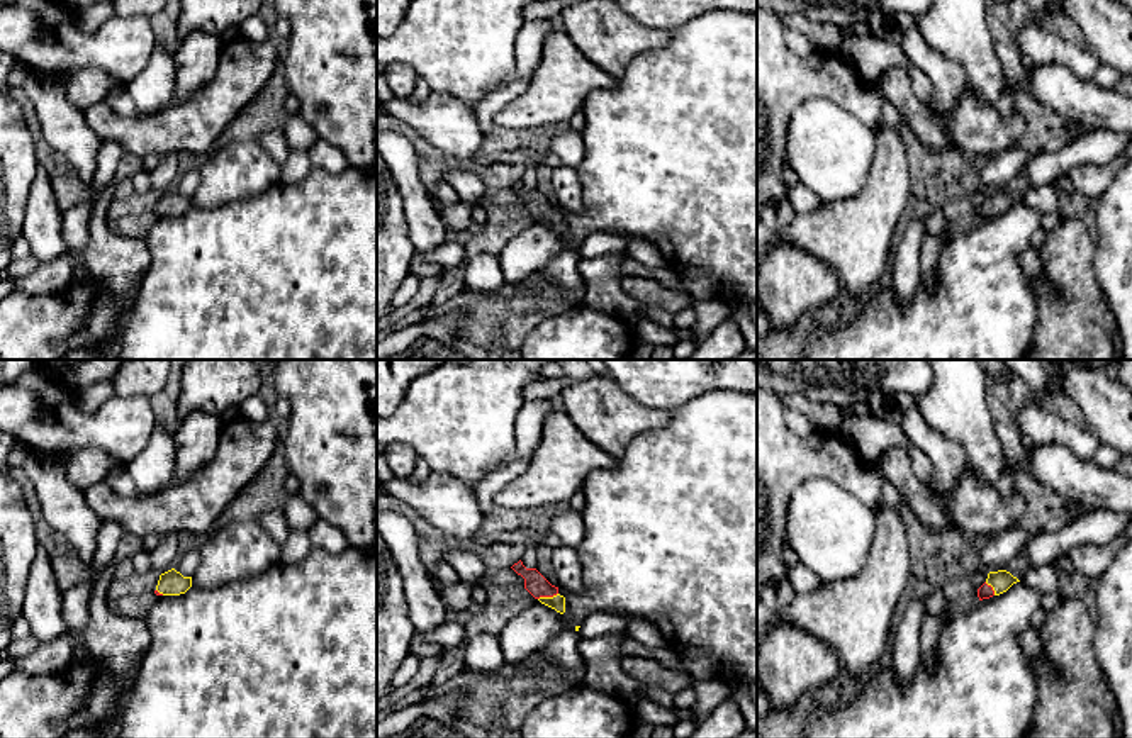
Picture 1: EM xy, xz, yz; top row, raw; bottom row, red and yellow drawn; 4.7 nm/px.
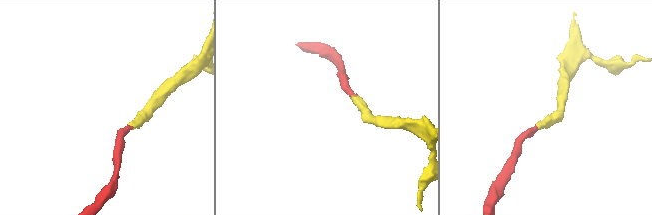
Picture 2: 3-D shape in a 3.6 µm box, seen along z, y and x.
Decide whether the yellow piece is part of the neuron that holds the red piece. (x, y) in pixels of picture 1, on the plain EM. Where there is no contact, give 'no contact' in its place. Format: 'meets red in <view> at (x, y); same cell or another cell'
meets red in xz at (547, 216); same cell

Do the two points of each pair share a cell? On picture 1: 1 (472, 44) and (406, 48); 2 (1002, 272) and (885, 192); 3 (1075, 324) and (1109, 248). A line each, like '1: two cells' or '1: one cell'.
1: one cell
2: two cells
3: two cells

